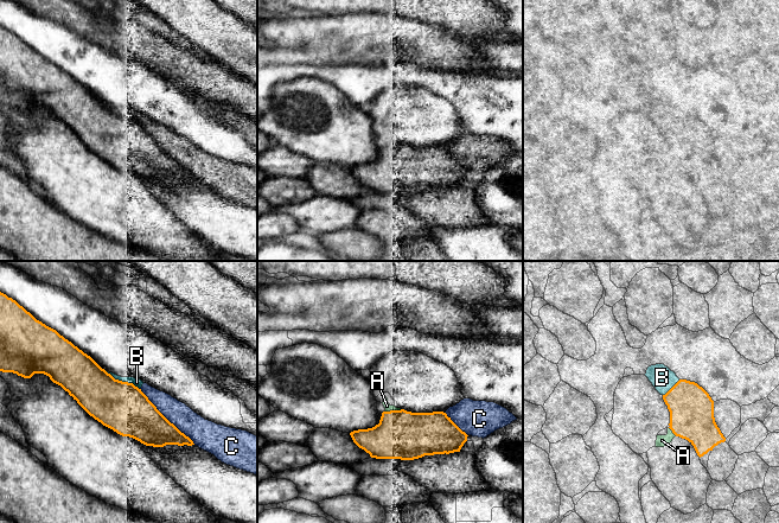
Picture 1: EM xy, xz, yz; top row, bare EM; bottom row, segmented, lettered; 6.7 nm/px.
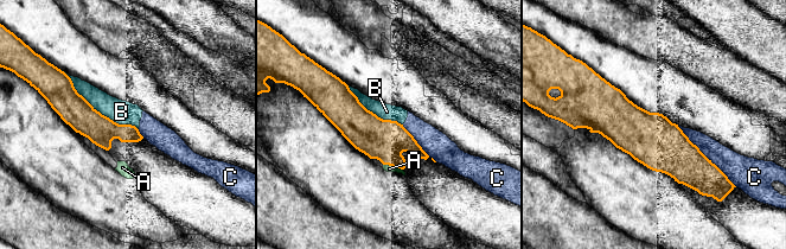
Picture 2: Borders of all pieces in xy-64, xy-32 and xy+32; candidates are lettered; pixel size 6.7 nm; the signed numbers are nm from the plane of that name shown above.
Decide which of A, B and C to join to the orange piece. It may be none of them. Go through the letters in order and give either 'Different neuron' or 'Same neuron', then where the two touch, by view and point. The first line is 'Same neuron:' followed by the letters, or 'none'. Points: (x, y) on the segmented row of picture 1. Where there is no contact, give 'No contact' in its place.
Same neuron: none
A: Different neuron. Touches orange at xz (393, 410)
B: Different neuron. Touches orange at xy (121, 381)
C: Different neuron. Touches orange at xy (165, 418)

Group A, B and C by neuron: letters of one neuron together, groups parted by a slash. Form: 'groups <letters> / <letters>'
groups A / B C

